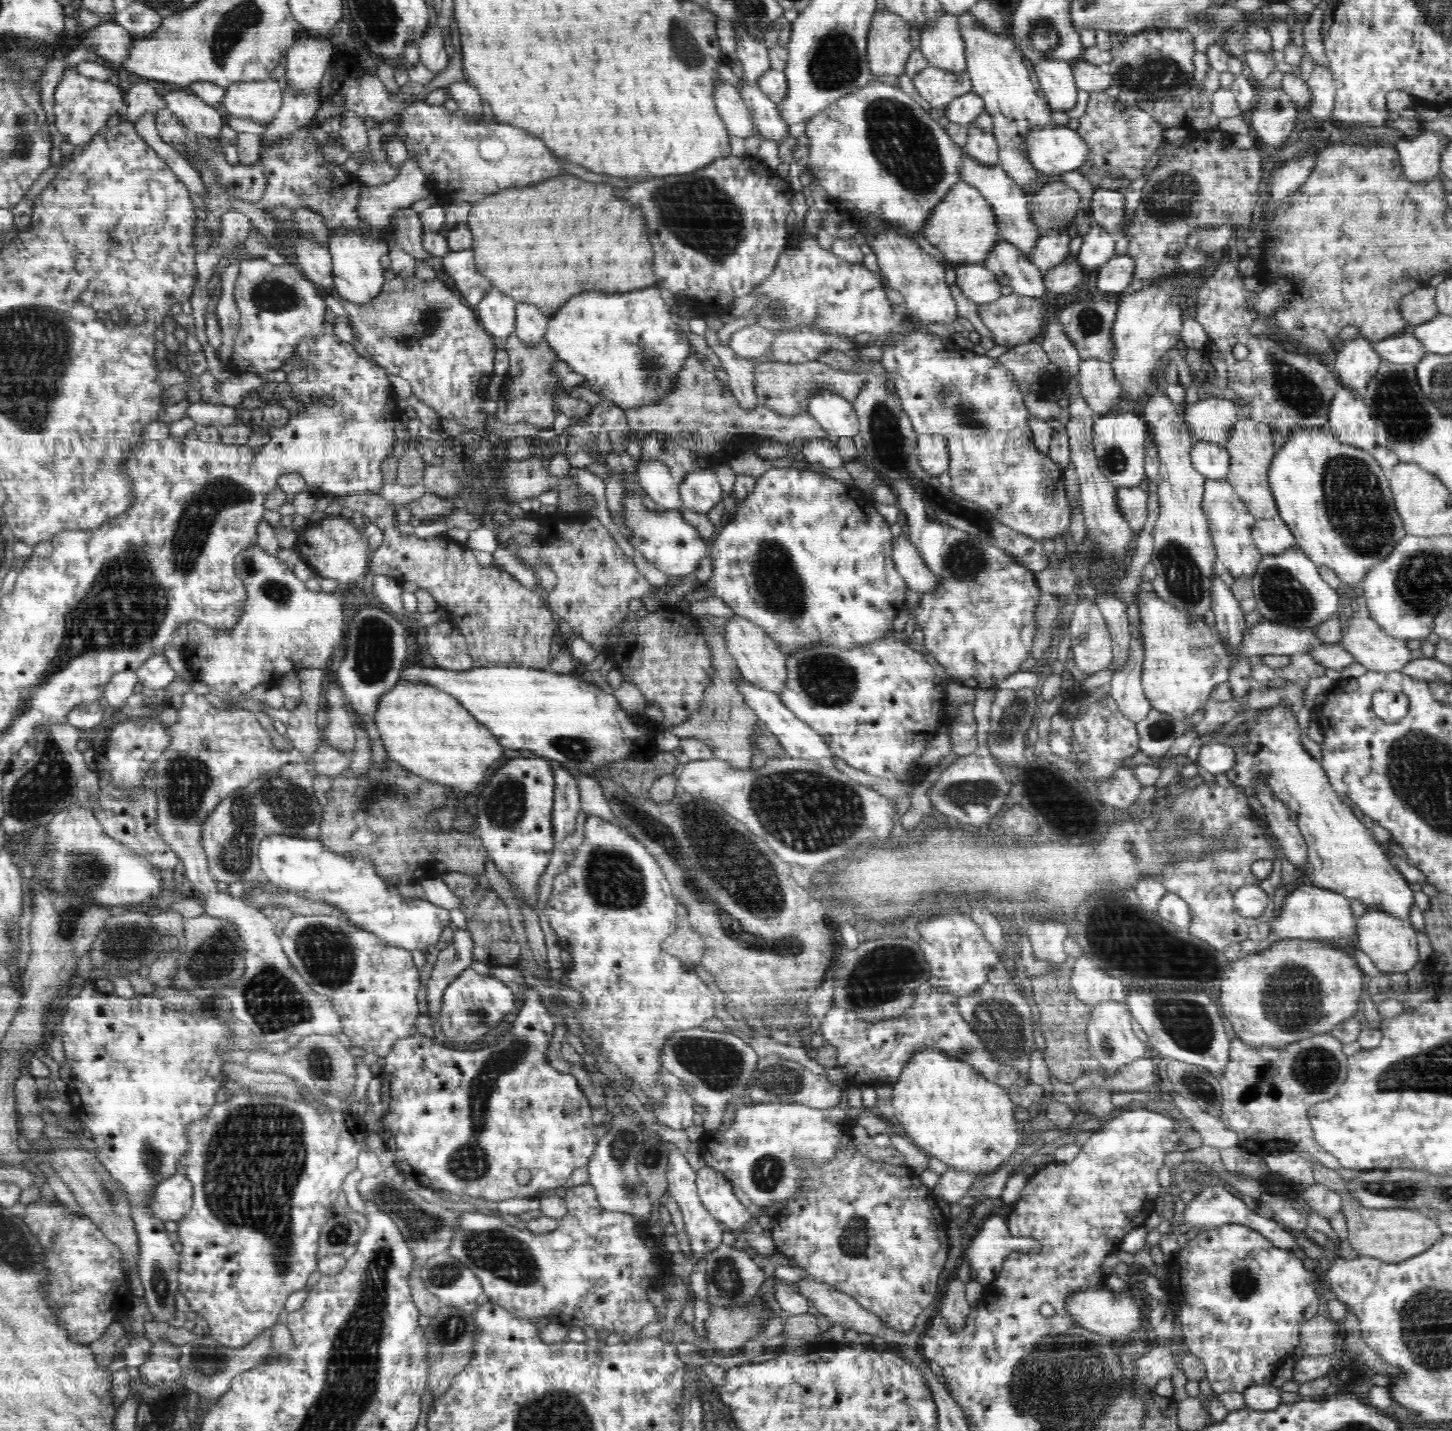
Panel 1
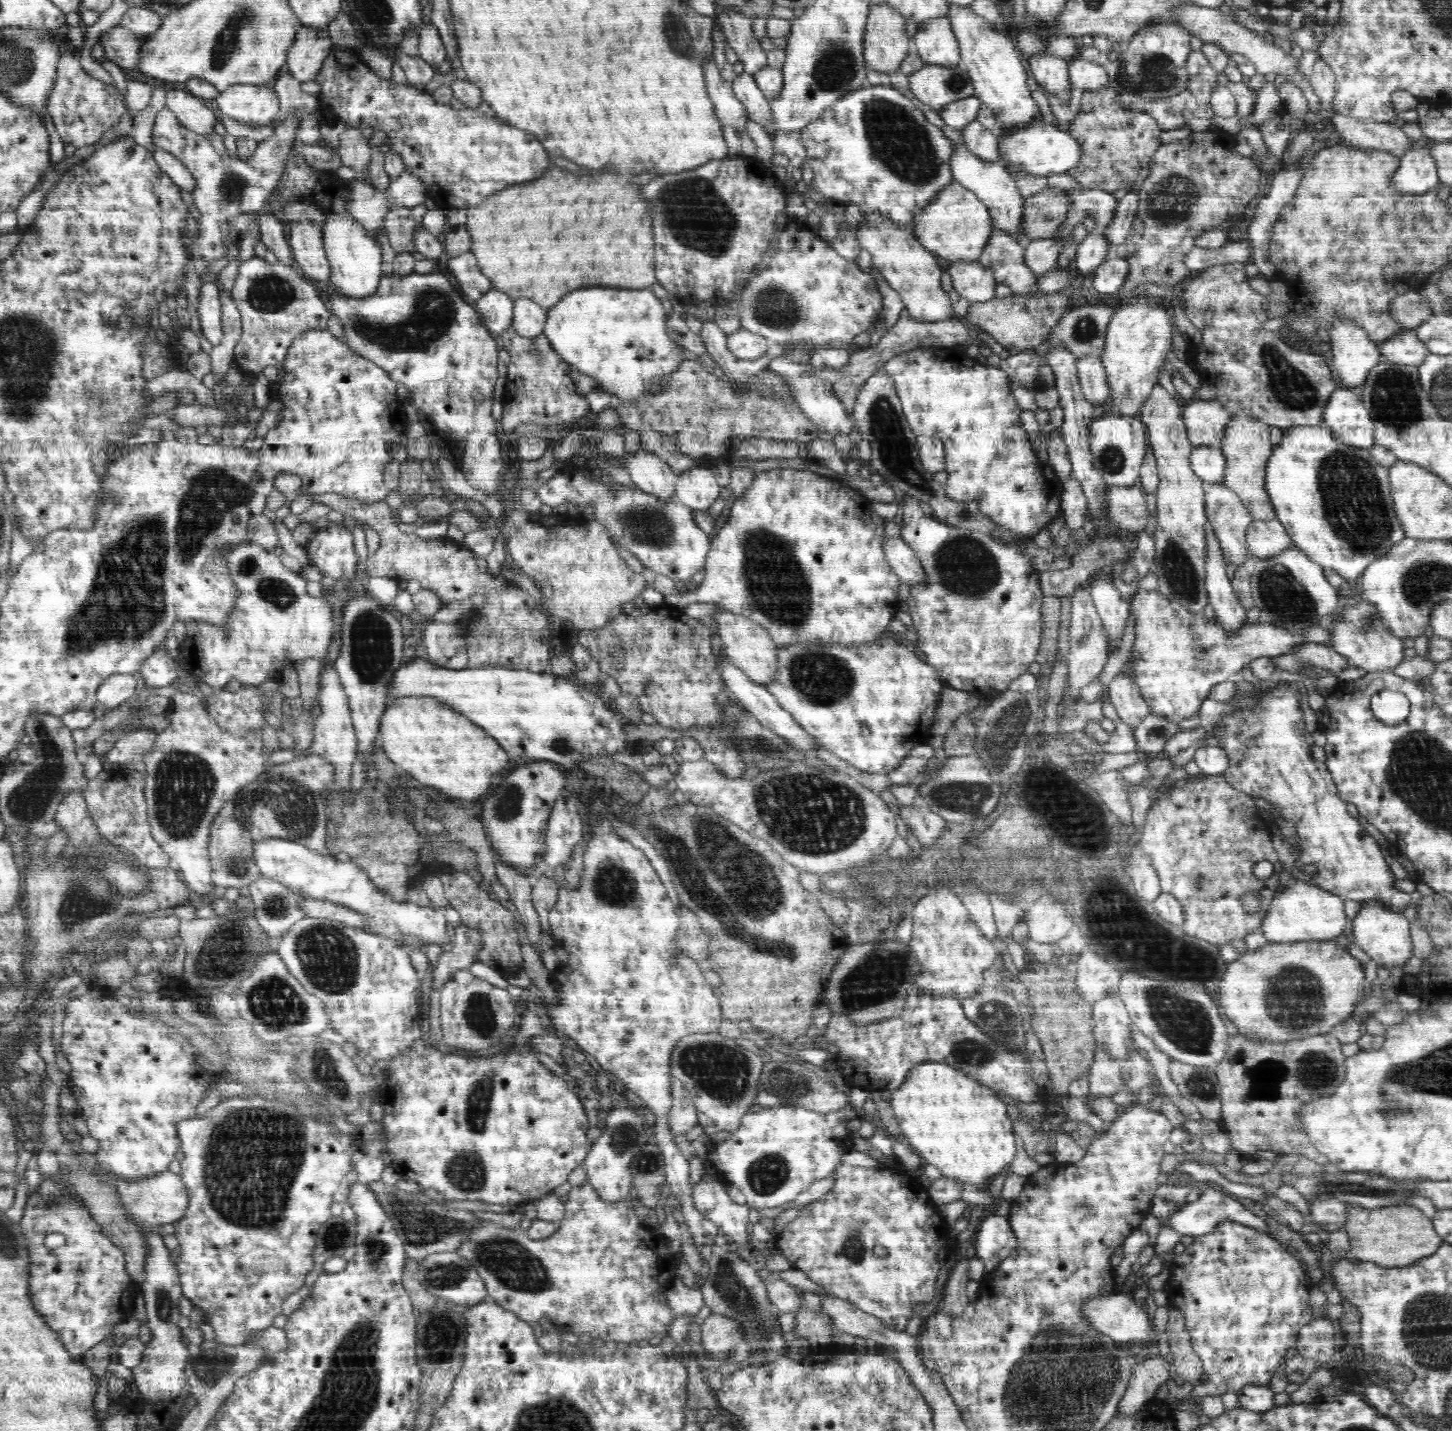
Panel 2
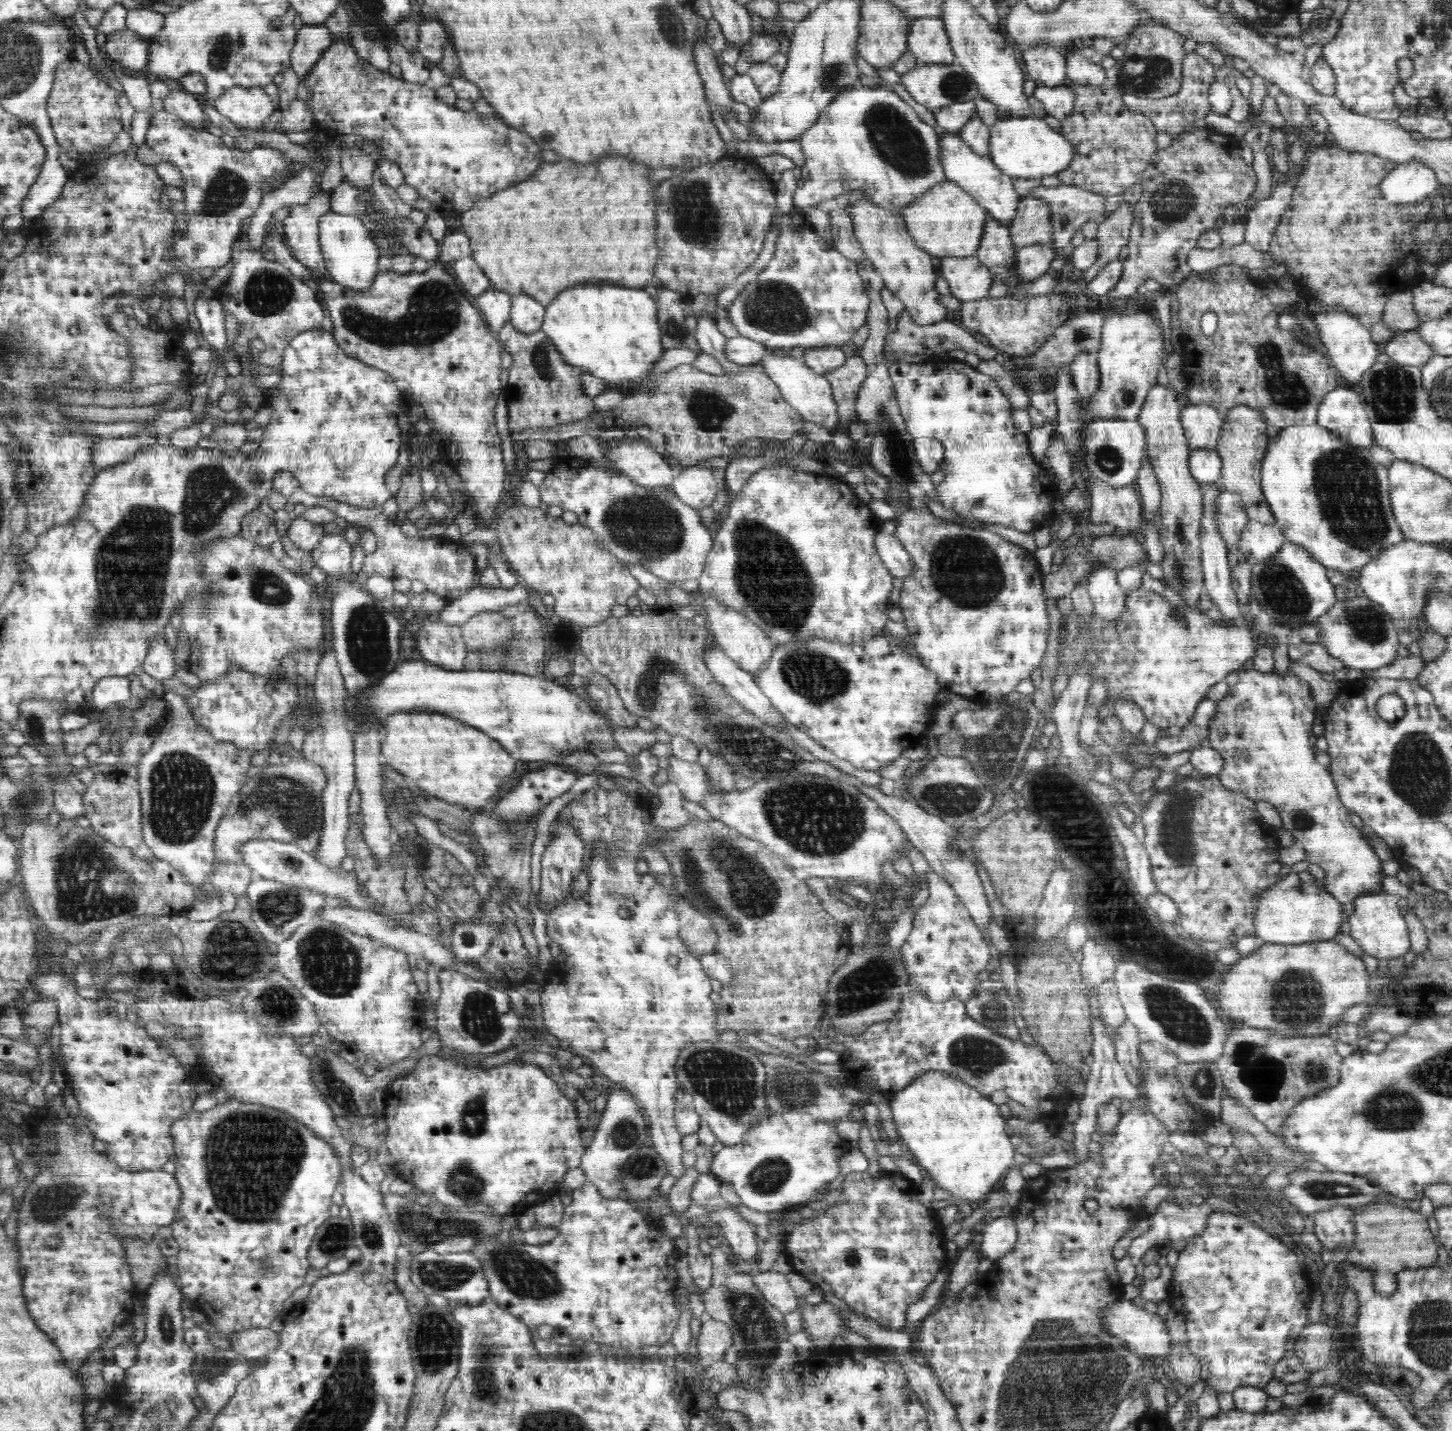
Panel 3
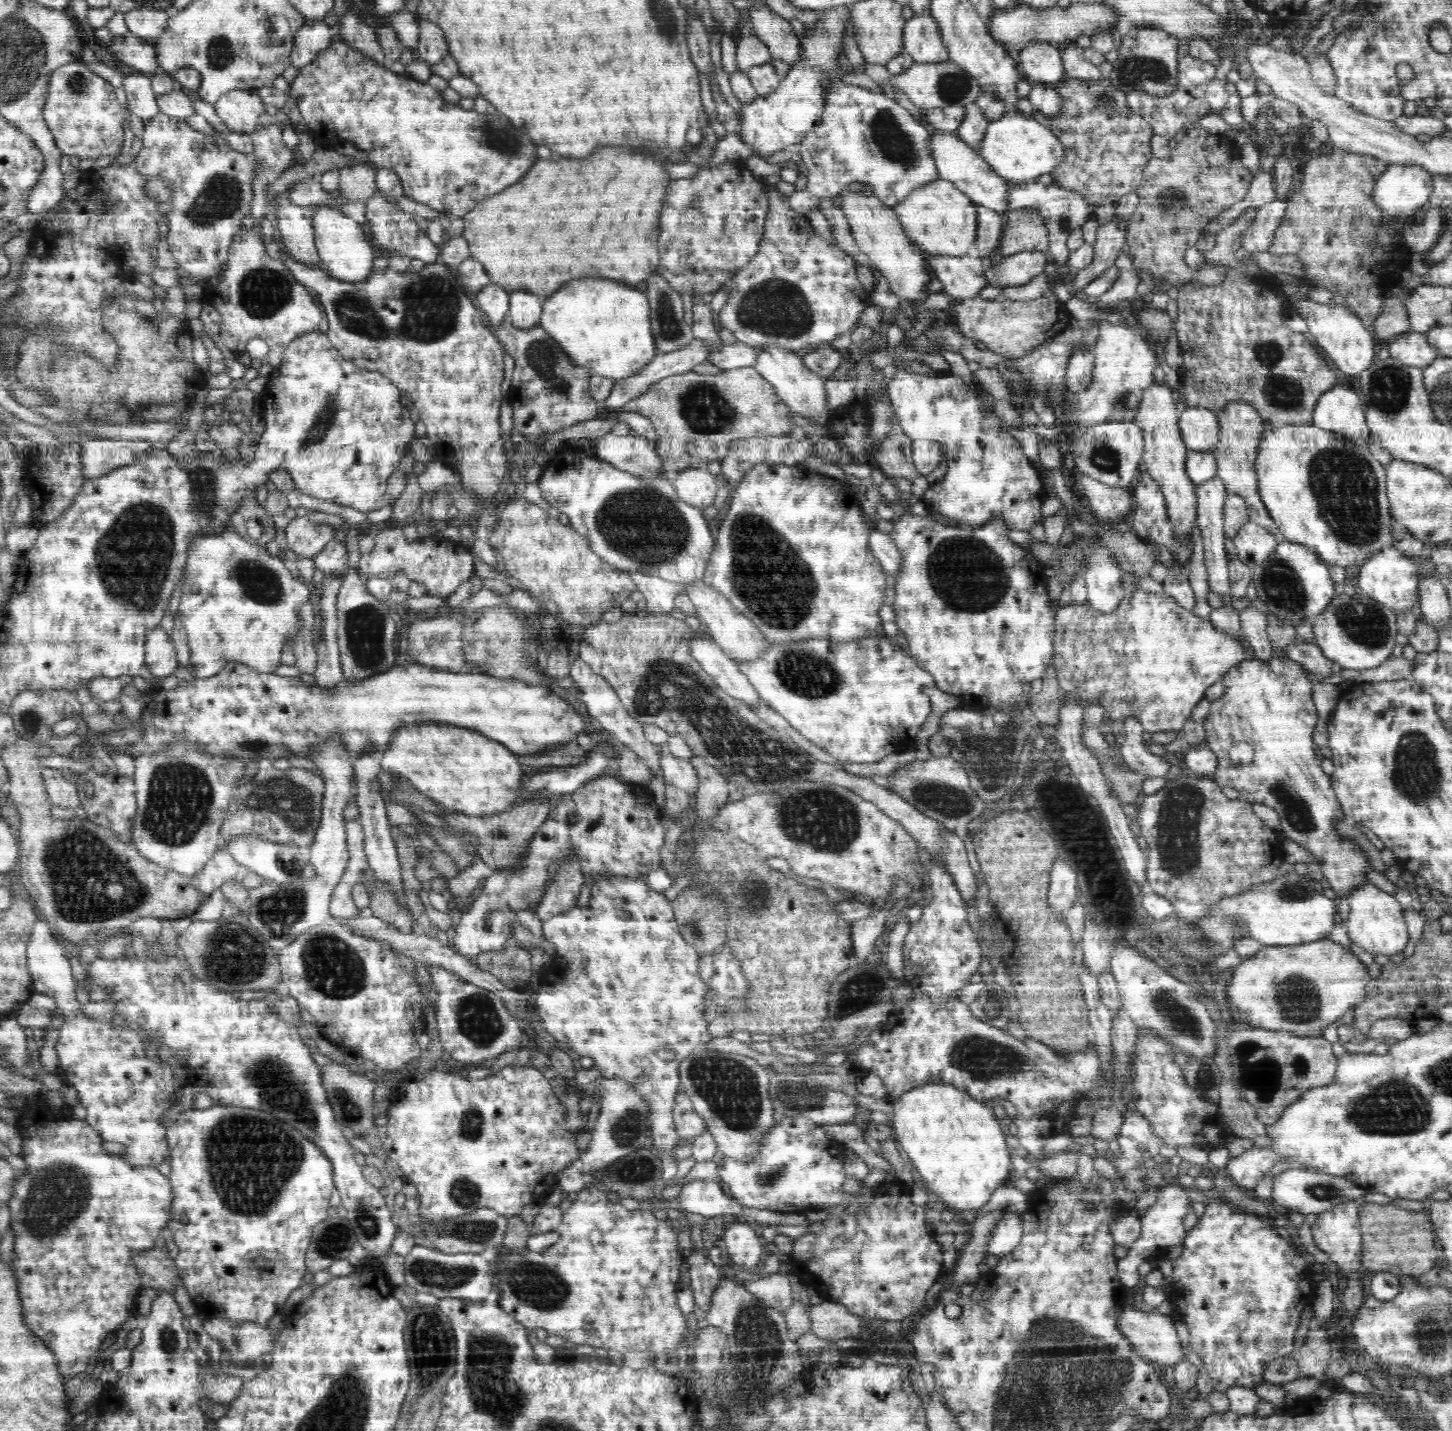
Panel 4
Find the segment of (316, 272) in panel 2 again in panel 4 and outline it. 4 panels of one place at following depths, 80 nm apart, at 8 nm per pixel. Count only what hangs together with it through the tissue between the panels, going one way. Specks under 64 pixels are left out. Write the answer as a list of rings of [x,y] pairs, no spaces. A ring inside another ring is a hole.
[[[288,192],[280,193],[278,200],[276,200],[276,208],[274,208],[276,212],[276,227],[271,232],[278,236],[281,247],[285,251],[288,251],[294,262],[304,263],[311,267],[320,266],[321,262],[317,248],[315,247],[314,225],[312,225],[314,212],[318,208],[320,206],[297,206],[289,200]]]

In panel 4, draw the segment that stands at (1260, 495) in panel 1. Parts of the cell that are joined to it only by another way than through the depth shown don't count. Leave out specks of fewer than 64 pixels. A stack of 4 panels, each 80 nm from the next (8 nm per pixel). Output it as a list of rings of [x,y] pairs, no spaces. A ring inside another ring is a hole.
[[[1240,401],[1228,402],[1217,414],[1217,419],[1220,426],[1219,440],[1212,453],[1217,462],[1217,475],[1222,479],[1226,492],[1244,498],[1248,505],[1250,521],[1279,536],[1278,526],[1262,502],[1257,487],[1255,460],[1262,435],[1265,433],[1264,420],[1253,406]]]

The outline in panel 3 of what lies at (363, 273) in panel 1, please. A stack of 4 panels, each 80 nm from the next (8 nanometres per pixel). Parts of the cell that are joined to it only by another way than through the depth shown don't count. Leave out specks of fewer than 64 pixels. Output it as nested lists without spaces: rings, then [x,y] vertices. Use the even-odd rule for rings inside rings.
[[[333,211],[319,220],[319,243],[325,260],[326,276],[333,282],[354,290],[366,290],[378,276],[378,245],[364,222]]]

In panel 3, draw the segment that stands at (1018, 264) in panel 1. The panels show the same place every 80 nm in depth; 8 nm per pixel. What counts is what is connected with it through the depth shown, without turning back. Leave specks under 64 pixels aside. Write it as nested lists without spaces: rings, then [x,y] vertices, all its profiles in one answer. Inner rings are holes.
[[[989,215],[986,216],[982,238],[977,248],[977,257],[984,266],[989,268],[996,281],[1002,281],[1002,283],[1006,284],[1010,289],[1020,288],[1022,284],[1026,284],[1026,281],[1022,281],[1022,279],[1016,277],[1016,271],[1014,271],[1013,268],[1015,265],[1015,252],[1016,250],[1010,236],[1009,228],[997,222]]]

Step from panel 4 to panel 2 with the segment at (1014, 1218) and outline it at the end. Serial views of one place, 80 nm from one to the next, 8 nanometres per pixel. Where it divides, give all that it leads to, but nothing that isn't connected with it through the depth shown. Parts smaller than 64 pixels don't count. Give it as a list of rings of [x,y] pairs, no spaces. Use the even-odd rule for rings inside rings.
[[[1007,1213],[1000,1215],[987,1216],[980,1225],[978,1238],[976,1238],[976,1258],[979,1258],[985,1264],[985,1273],[989,1273],[1007,1257],[1013,1253],[1014,1248],[1018,1246],[1018,1240],[1014,1235],[1012,1227],[1008,1223]]]

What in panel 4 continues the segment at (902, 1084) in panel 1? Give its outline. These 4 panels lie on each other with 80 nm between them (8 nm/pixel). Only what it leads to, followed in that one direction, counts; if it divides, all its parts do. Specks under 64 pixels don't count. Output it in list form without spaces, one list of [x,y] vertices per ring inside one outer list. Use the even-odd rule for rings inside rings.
[[[928,1082],[922,1086],[916,1086],[912,1090],[905,1092],[903,1096],[893,1099],[894,1114],[893,1114],[893,1129],[894,1140],[906,1151],[906,1156],[910,1159],[909,1163],[914,1167],[915,1175],[918,1179],[924,1181],[928,1192],[933,1192],[938,1195],[938,1198],[946,1204],[950,1210],[958,1210],[958,1213],[968,1212],[968,1210],[977,1211],[982,1208],[996,1188],[1008,1184],[1009,1177],[1012,1172],[1011,1155],[1008,1151],[1008,1144],[1002,1132],[1000,1120],[994,1115],[994,1108],[985,1106],[985,1101],[976,1101],[970,1097],[970,1094],[958,1090],[956,1086],[951,1084],[942,1084],[941,1082]]]

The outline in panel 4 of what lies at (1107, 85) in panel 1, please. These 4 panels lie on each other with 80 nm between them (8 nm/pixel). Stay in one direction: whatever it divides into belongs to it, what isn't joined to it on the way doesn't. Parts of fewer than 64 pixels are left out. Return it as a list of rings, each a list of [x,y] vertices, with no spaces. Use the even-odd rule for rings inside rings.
[[[1067,43],[1061,46],[1061,59],[1063,60],[1066,79],[1097,81],[1101,76],[1100,69],[1083,55],[1083,48]]]

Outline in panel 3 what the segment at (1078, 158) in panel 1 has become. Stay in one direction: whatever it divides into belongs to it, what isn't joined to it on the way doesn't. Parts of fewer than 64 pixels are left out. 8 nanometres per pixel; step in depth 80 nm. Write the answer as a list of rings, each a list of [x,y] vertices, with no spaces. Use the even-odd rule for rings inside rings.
[[[1014,117],[998,119],[990,127],[990,156],[1002,173],[1016,179],[1038,179],[1067,170],[1074,158],[1074,147],[1044,119]]]

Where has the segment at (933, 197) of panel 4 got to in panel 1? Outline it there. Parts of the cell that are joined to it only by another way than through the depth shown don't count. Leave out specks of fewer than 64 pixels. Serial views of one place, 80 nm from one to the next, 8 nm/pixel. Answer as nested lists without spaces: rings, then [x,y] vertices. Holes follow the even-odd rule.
[[[959,181],[946,193],[946,197],[932,210],[923,229],[924,238],[944,254],[949,262],[983,263],[999,238],[996,216],[992,206],[974,186]]]

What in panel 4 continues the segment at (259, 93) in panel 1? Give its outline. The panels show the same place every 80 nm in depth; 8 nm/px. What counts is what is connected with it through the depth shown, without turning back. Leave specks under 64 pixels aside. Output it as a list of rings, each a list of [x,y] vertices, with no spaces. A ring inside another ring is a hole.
[[[232,90],[226,92],[215,102],[215,109],[217,115],[221,118],[223,126],[227,126],[229,130],[236,133],[250,134],[254,132],[262,121],[266,120],[266,112],[264,110],[264,103],[257,91],[252,90]]]

